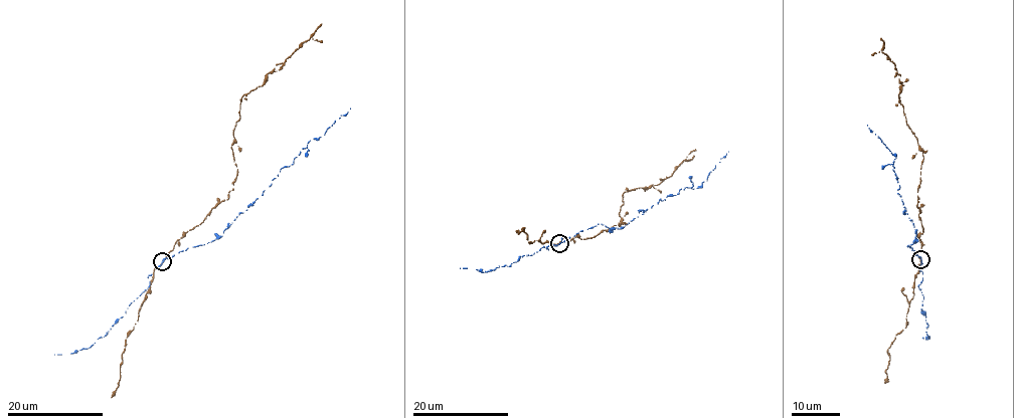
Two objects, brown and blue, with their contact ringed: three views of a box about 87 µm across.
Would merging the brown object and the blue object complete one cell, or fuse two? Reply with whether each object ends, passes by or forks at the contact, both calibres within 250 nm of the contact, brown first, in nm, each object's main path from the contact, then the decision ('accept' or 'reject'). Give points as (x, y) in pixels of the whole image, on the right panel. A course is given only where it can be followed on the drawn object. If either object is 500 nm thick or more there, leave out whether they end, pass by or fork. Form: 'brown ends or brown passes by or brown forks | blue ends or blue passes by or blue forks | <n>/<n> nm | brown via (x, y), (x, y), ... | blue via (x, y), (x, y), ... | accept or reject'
brown passes by | blue forks | 240/170 nm | brown via (920, 259), (923, 156), (906, 123), (900, 75), (880, 49), (872, 55) | blue via (920, 259), (907, 246), (913, 242), (916, 230), (897, 193), (892, 170), (896, 154), (867, 125) | reject

